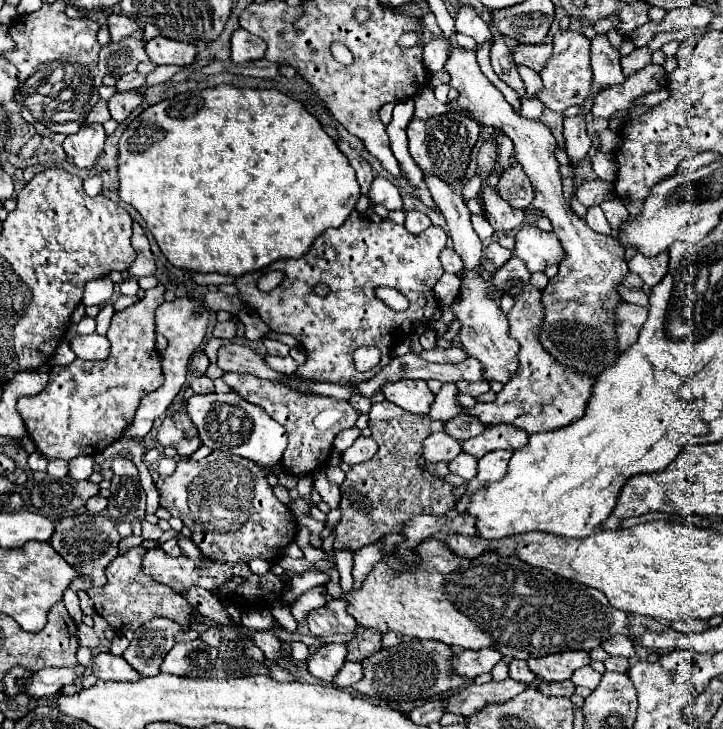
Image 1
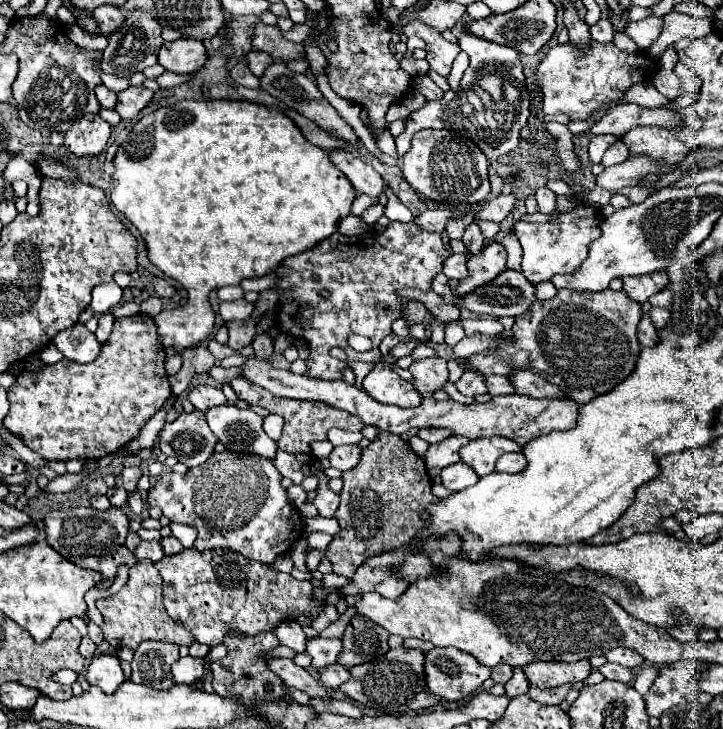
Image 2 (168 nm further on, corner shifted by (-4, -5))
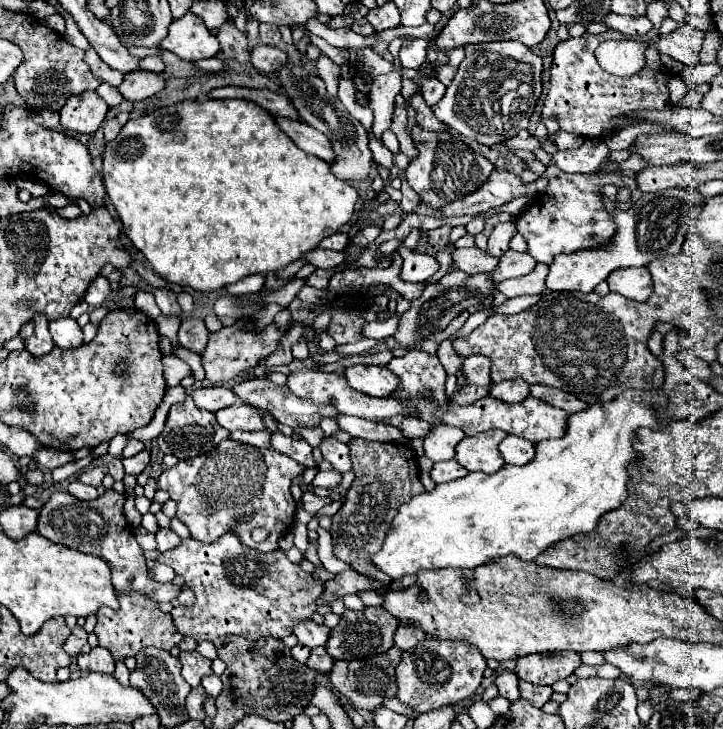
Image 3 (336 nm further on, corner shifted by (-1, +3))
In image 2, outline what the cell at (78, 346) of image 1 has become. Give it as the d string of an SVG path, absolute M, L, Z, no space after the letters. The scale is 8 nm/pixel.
M77 323L71 329L65 329L55 335L53 345L63 353L63 357L77 363L91 363L101 353L101 343L95 339L91 331L85 329L83 323Z

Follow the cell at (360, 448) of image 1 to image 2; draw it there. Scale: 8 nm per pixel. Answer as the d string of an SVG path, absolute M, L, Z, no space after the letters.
M341 445L335 447L331 457L329 457L331 465L339 471L349 471L353 469L359 461L361 461L361 447L359 445Z

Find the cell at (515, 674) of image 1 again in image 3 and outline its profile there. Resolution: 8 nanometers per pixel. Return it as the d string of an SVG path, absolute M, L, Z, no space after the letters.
M504 673L504 675L498 675L494 679L494 685L498 687L498 693L500 697L508 699L510 703L518 701L520 699L520 693L518 693L518 677L514 673Z

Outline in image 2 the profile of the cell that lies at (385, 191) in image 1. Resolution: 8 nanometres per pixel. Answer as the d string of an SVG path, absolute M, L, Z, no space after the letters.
M329 151L329 157L335 163L335 167L341 169L347 175L347 179L355 185L357 193L377 197L379 203L386 206L388 198L385 191L389 185L371 165L363 163L359 157L355 157L349 151Z

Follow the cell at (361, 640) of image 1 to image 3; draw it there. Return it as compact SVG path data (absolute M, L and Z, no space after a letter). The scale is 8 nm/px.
M366 607L364 611L344 611L340 623L330 631L330 639L326 641L326 651L334 659L368 659L380 653L386 653L394 647L394 633L398 629L398 621L386 611L376 607Z

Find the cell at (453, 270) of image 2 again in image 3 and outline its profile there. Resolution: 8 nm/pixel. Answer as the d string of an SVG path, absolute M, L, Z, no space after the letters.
M478 247L456 249L452 253L452 259L454 259L454 267L468 273L468 275L492 273L496 269L496 265L498 265L498 257L492 257L490 253L478 249Z

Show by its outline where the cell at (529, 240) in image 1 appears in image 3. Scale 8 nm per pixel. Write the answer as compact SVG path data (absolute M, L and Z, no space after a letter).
M549 163L542 177L548 180L545 191L532 201L532 205L516 217L520 235L528 243L528 255L536 261L550 265L558 253L574 253L582 249L604 247L616 233L616 223L606 211L600 189L608 183L622 181L614 173L566 173Z

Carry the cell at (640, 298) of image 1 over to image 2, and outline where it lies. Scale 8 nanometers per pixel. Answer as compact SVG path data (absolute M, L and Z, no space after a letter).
M643 313L643 317L641 317L641 323L639 323L639 343L643 345L643 347L651 347L651 345L655 345L657 341L657 329L655 329L655 325L653 325L653 321L651 321L651 317L649 317L649 313Z

